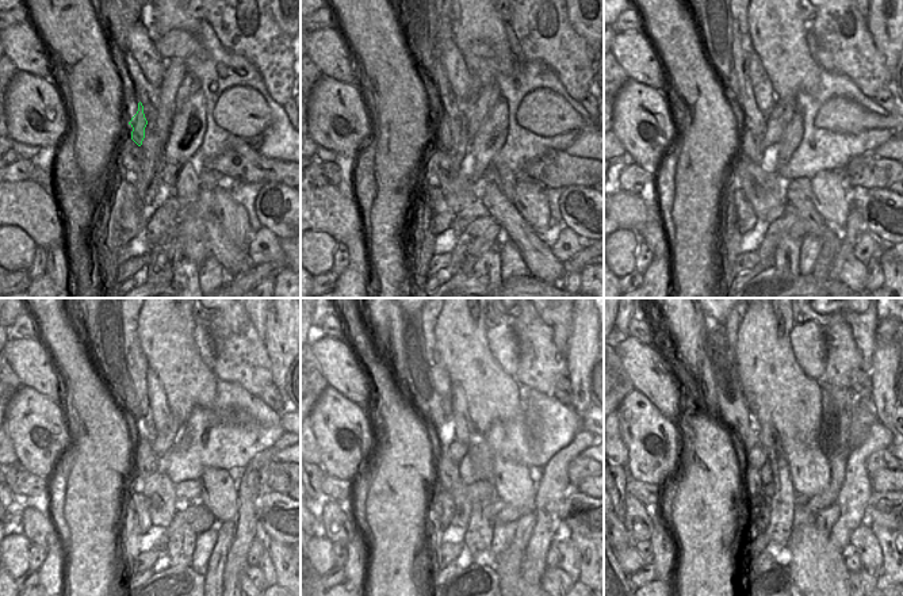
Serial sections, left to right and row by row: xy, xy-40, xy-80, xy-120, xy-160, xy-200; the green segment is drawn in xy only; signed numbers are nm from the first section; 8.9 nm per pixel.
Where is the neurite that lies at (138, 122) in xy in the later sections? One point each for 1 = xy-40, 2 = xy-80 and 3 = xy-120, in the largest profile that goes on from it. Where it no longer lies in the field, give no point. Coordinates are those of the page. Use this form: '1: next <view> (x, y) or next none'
1: next xy-40 (442, 130)
2: next xy-80 (747, 144)
3: next xy-120 (142, 453)

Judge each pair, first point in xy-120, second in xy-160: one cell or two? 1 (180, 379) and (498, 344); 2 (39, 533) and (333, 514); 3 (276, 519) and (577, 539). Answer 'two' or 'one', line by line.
1: two
2: one
3: two

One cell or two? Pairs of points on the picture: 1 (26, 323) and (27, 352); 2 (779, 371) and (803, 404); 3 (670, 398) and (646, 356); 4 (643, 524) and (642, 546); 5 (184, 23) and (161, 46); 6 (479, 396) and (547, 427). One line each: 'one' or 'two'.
1: two
2: one
3: one
4: two
5: two
6: two

